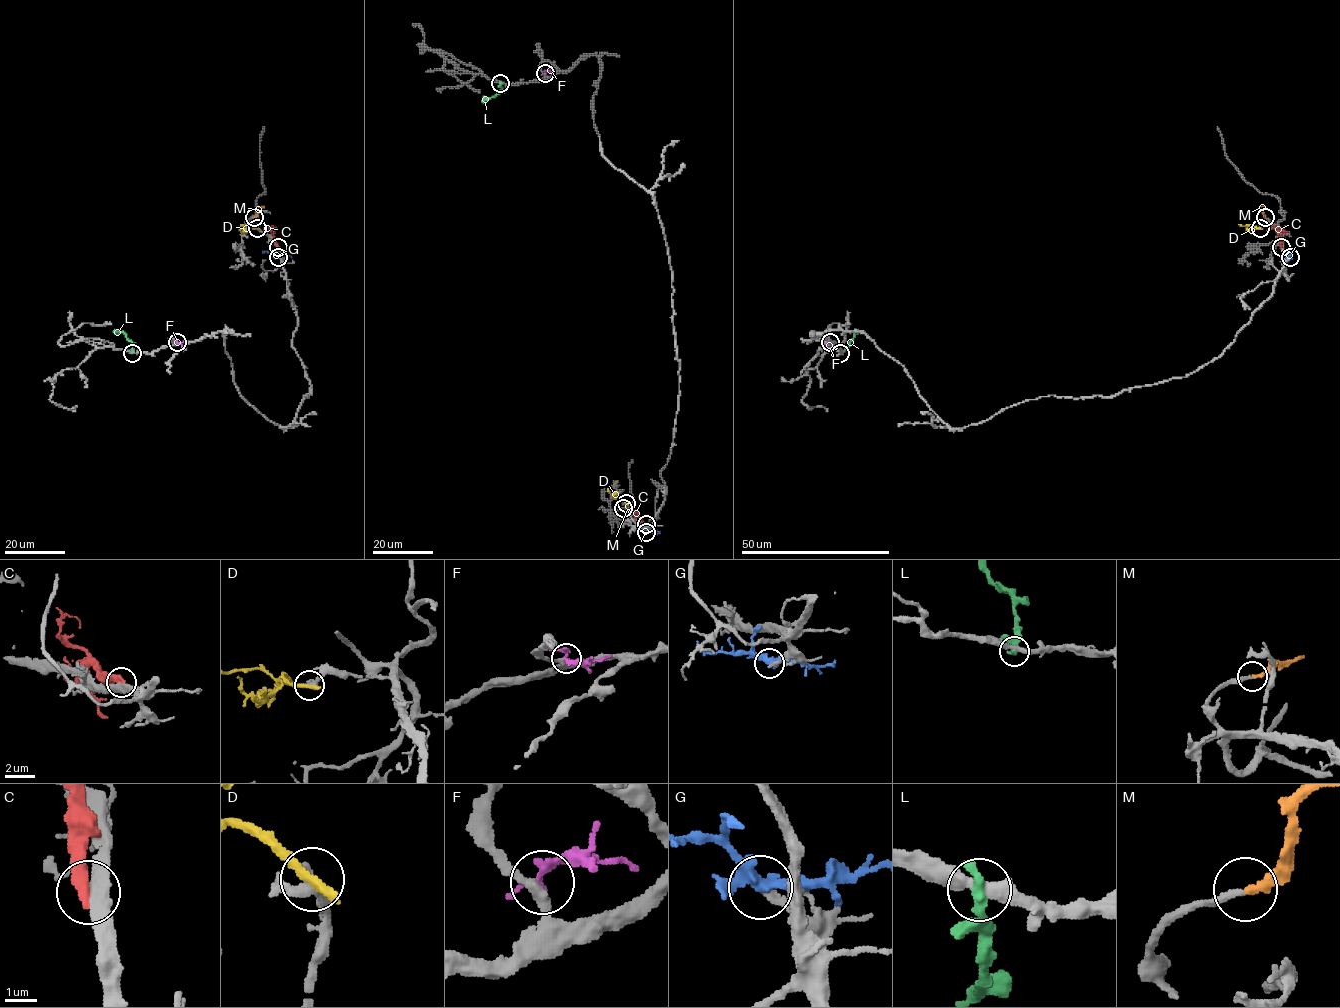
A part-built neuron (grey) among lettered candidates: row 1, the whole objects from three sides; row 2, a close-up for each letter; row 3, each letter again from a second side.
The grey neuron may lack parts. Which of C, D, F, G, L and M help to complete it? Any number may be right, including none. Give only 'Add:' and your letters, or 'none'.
Add: M

